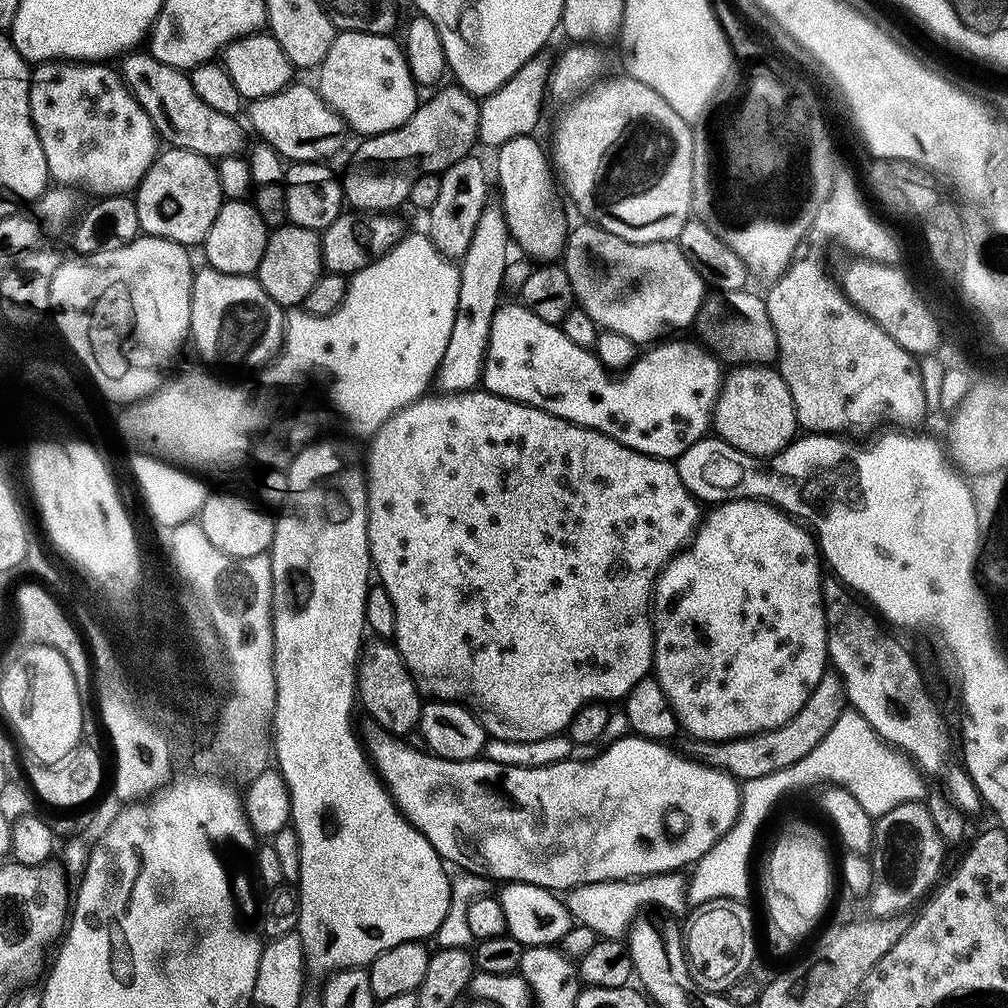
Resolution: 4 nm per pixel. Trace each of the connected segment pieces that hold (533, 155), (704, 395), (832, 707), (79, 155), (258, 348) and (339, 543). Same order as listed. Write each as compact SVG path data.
M526 135L520 136L516 138L510 138L509 141L499 148L495 149L494 156L496 156L496 172L494 168L494 180L500 183L500 197L498 197L499 203L502 205L504 209L504 217L506 218L506 222L508 223L508 231L510 233L511 239L514 241L515 247L516 244L521 248L522 251L525 252L528 256L533 256L536 259L536 262L556 262L561 259L562 253L564 251L564 243L568 240L568 233L570 231L570 224L567 224L564 221L564 216L560 213L560 208L556 205L556 200L552 197L552 176L554 180L553 171L550 169L550 160L547 156L545 147L544 150L540 146L539 142L535 140L535 135Z
M515 303L497 307L492 318L482 373L482 384L487 391L507 400L516 400L519 404L546 410L577 424L579 428L592 428L622 442L622 446L630 446L660 460L675 461L677 456L694 446L694 442L709 435L712 411L716 409L716 400L720 396L722 371L720 360L707 347L699 348L688 340L665 339L641 351L636 361L623 369L617 375L620 376L617 380L612 380L613 373L604 367L592 348L583 348L570 342L559 326L542 322L542 318L525 308L523 303Z
M828 670L811 692L807 702L800 707L798 714L792 716L782 727L726 741L699 740L688 736L680 745L680 750L694 761L728 771L739 781L760 778L798 762L810 750L814 750L814 746L830 732L831 727L846 711L847 706L848 701L842 680L836 672Z
M54 60L31 69L30 114L46 154L49 177L57 185L85 188L97 197L131 193L162 148L150 115L124 85L115 67L104 62Z
M207 266L195 269L190 298L190 344L196 347L205 365L263 369L284 344L285 315L285 309L262 290L255 275L222 274Z
M317 438L304 445L293 455L292 459L286 465L288 474L288 502L284 505L282 511L275 517L274 527L272 529L272 547L270 549L270 557L272 560L273 570L273 600L272 600L272 624L273 624L273 662L274 674L276 675L277 686L277 702L274 725L274 764L281 774L281 778L285 780L285 786L289 790L289 806L291 808L290 827L296 833L298 842L300 843L300 875L298 877L298 887L300 890L300 917L298 918L298 931L302 942L304 943L304 962L309 973L324 972L323 974L333 974L340 972L345 968L364 968L371 964L374 958L378 958L378 954L382 954L386 950L390 950L390 946L398 946L398 942L410 942L411 940L424 940L428 936L435 937L440 931L443 924L443 919L446 918L447 911L451 906L452 883L449 869L446 867L445 861L441 860L440 855L434 850L434 846L430 846L428 841L418 829L413 826L408 819L401 814L400 807L392 800L392 795L389 794L384 786L383 780L376 775L376 770L372 766L371 760L368 758L365 745L362 743L361 737L352 729L352 711L358 708L358 693L356 691L356 664L360 661L360 650L366 643L366 600L367 592L370 587L370 581L374 576L372 567L372 555L370 554L370 546L368 545L368 490L366 487L366 477L364 475L364 465L362 463L361 453L356 453L356 448L352 444L347 444L344 440L323 440Z

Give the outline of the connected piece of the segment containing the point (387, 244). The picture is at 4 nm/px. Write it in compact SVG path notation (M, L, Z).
M344 210L330 226L322 230L320 237L320 263L324 272L337 272L351 277L382 254L389 252L406 234L402 221L392 212L358 212Z

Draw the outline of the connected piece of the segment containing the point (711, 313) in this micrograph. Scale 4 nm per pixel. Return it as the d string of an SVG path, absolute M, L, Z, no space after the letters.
M749 289L716 292L712 295L705 299L705 304L696 319L696 327L698 326L701 334L706 336L705 343L715 353L728 355L731 363L736 366L746 364L764 366L771 363L779 352L777 335L774 334L773 323L770 322L769 312L766 310L765 299Z

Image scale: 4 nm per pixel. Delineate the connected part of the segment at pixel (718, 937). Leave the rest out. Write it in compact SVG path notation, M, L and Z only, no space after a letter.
M712 900L695 909L696 917L688 924L688 932L683 933L684 954L688 958L688 969L694 982L704 992L727 993L731 984L736 984L752 968L756 956L756 928L752 925L752 912L743 900Z

